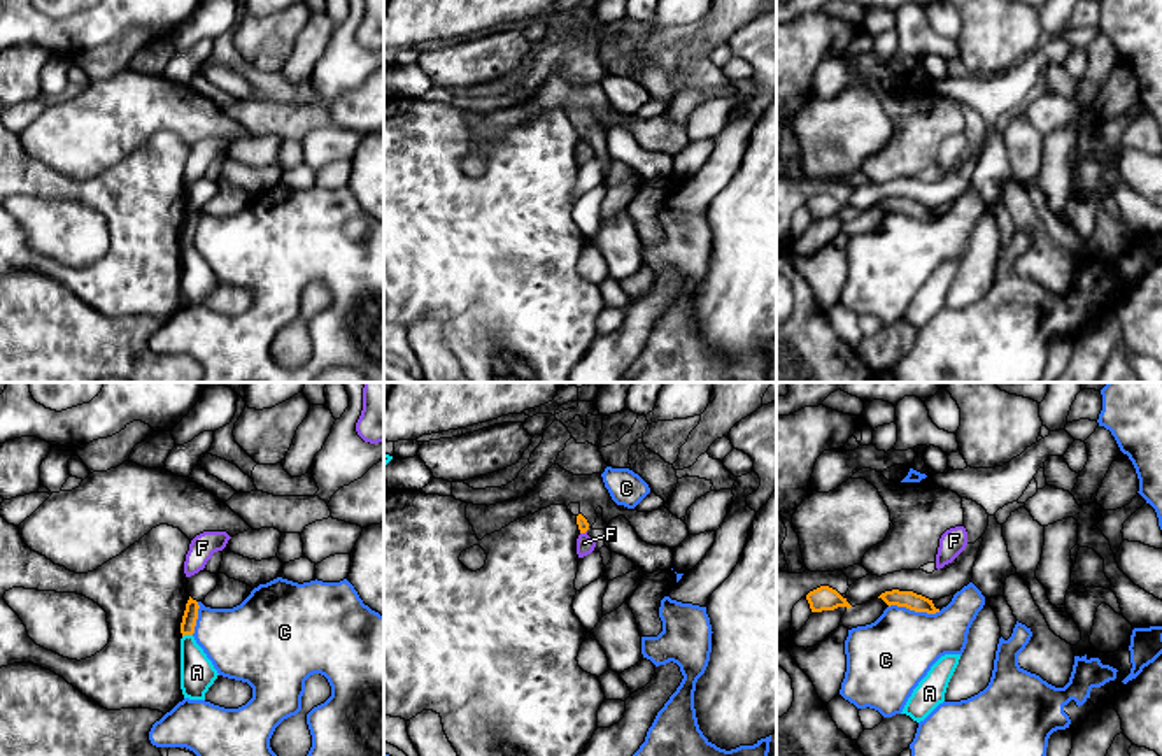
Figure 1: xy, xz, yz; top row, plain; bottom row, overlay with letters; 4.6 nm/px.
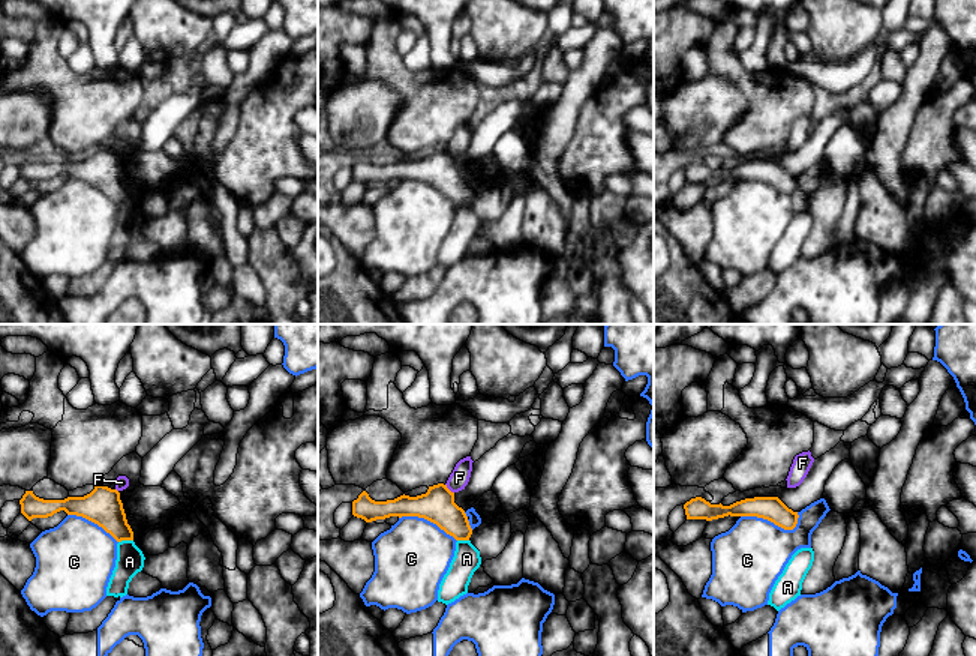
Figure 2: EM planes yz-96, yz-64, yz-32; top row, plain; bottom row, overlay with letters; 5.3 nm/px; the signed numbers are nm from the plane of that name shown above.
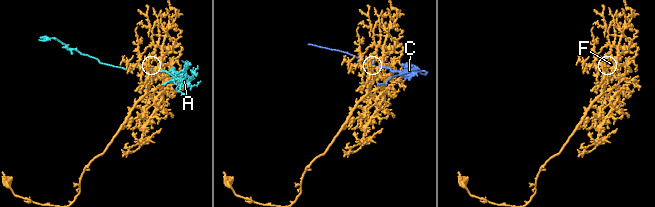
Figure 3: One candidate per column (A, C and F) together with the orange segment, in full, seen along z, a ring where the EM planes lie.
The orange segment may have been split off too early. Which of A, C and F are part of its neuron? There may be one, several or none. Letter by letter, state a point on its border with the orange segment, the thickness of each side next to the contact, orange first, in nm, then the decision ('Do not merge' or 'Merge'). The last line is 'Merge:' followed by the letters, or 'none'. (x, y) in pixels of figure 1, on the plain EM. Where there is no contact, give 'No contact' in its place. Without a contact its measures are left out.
A: Touches orange at xy (186, 241). Thickness 70 nm (orange) against 160 nm. Do not merge
C: Touches orange at yz (915, 218). Thickness 80 nm (orange) against 360 nm. Do not merge
F: Touches orange at xz (582, 139). Thickness 50 nm (orange) against 80 nm. Do not merge
Merge: none

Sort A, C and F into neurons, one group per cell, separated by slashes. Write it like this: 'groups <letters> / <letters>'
groups A / C / F

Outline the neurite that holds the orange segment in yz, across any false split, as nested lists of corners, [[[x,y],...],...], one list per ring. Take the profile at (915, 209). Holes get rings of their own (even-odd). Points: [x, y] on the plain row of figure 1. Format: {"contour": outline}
{"contour": [[[885,198],[878,205],[882,205],[889,214],[897,212],[897,214],[906,214],[915,219],[927,219],[927,221],[936,221],[939,216],[934,214],[932,207],[917,202],[913,198]]]}

